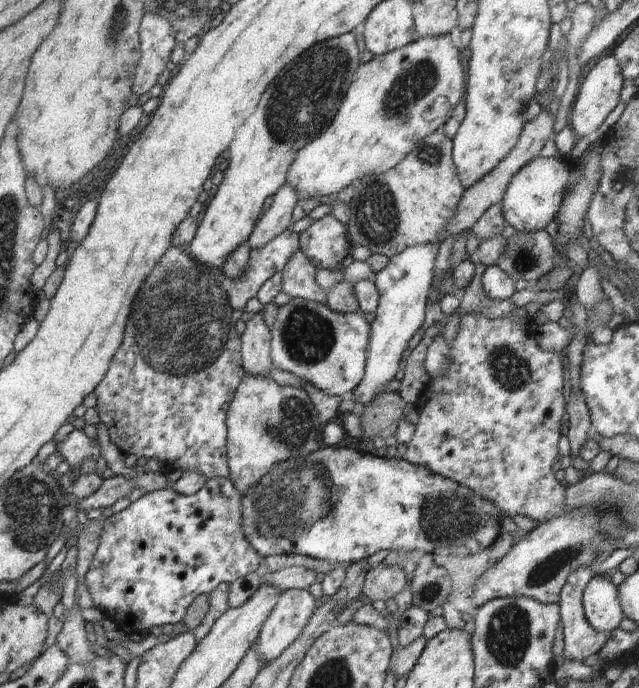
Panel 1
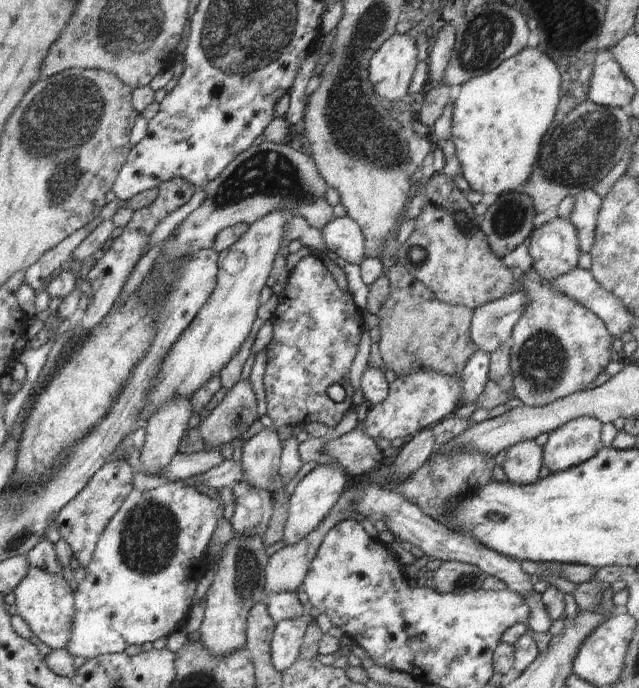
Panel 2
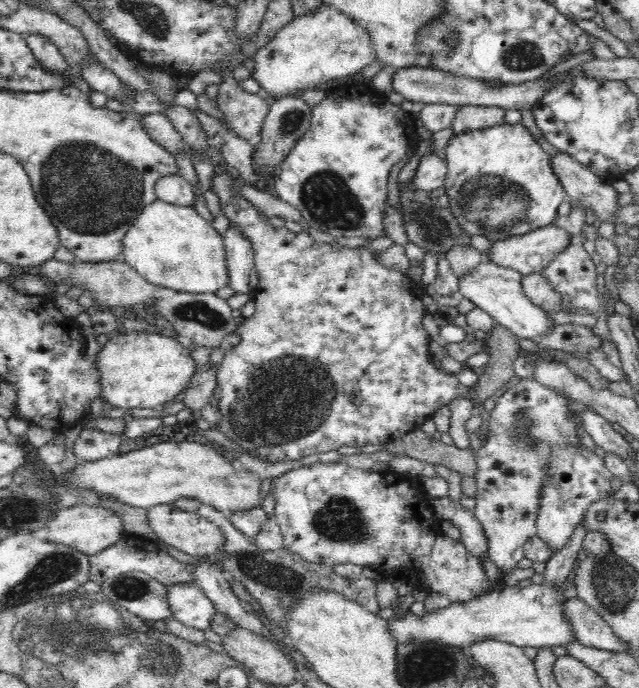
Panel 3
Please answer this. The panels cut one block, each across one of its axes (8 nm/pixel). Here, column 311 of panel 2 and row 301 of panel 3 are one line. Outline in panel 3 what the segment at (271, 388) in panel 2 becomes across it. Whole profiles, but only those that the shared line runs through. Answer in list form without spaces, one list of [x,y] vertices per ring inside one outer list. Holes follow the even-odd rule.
[[[215,166],[215,178],[210,190],[216,192],[220,198],[223,214],[230,220],[230,227],[236,227],[250,239],[254,245],[255,271],[259,275],[260,285],[255,295],[255,313],[244,318],[236,332],[241,340],[237,345],[226,346],[225,358],[216,370],[216,390],[213,396],[218,399],[218,411],[222,414],[222,421],[216,428],[228,438],[237,442],[251,456],[270,462],[286,462],[306,458],[317,452],[330,452],[342,446],[366,446],[366,444],[384,444],[404,436],[407,432],[418,429],[424,422],[432,419],[434,412],[448,406],[453,398],[463,396],[471,398],[473,389],[462,385],[456,374],[434,367],[433,355],[430,353],[428,332],[422,325],[422,318],[427,312],[422,303],[423,287],[412,281],[408,275],[400,270],[389,270],[376,261],[376,252],[366,247],[348,248],[336,242],[326,244],[316,242],[308,230],[294,233],[285,226],[278,230],[263,216],[256,206],[248,203],[239,190],[235,188],[235,172],[231,174],[225,166]]]

